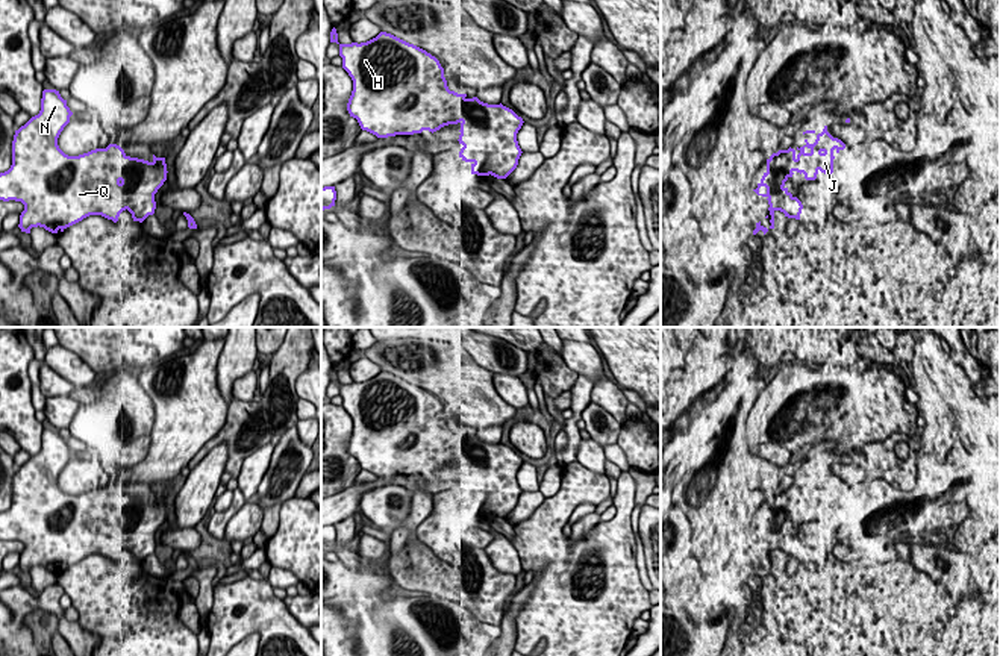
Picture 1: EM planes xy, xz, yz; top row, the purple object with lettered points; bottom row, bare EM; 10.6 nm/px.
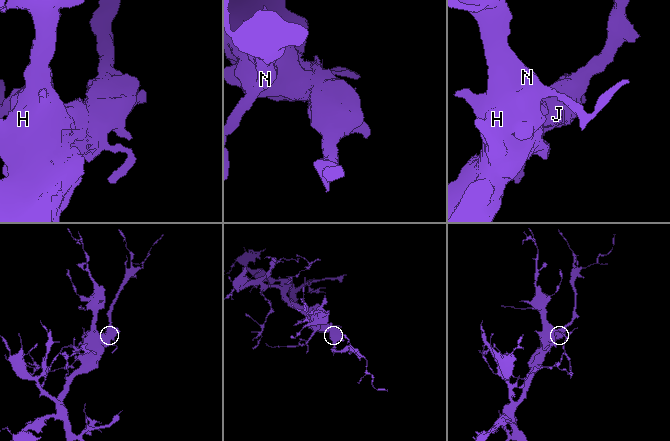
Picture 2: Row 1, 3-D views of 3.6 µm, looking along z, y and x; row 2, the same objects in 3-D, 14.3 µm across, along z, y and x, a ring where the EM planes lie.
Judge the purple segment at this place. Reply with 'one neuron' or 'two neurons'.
one neuron

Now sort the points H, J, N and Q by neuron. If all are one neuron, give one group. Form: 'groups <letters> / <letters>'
groups H J N Q

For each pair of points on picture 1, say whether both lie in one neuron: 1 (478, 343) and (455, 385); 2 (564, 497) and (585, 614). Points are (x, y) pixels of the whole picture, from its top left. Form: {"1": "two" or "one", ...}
{"1": "two", "2": "one"}

